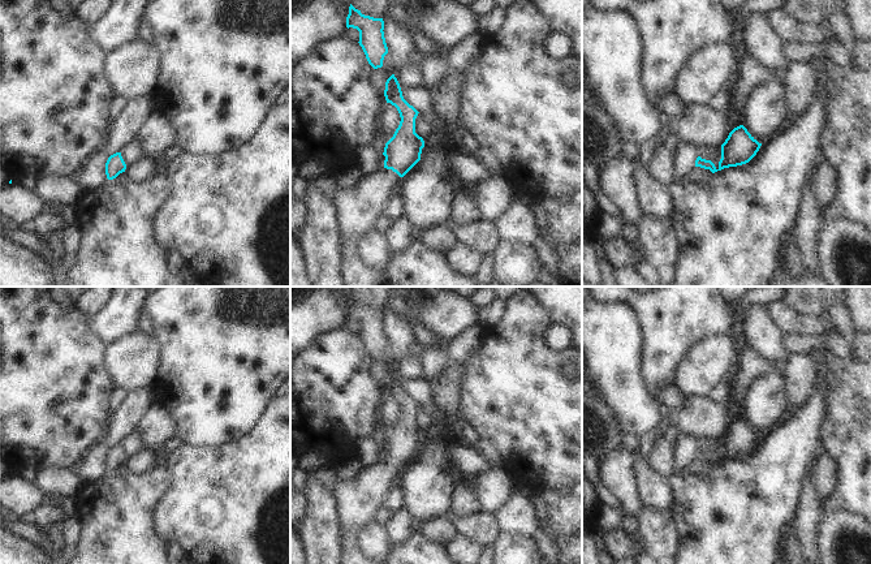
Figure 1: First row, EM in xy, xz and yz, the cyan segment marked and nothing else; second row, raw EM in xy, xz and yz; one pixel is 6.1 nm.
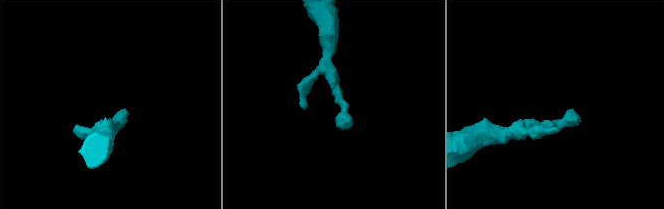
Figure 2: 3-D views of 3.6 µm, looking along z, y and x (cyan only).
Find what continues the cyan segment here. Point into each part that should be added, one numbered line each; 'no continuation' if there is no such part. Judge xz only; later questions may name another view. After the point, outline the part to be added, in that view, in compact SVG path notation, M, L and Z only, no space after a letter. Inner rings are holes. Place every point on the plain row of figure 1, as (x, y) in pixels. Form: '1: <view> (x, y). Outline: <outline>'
1: xz (357, 499). Outline: M380 460L363 469L349 481L339 479L333 490L339 521L342 530L340 564L383 564L368 559L358 547L361 528L374 521L400 468Z

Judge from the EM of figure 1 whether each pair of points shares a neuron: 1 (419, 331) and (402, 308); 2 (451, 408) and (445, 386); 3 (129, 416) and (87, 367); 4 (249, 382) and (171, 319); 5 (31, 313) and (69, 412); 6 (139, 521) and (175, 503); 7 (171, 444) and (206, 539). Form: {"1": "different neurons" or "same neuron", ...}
{"1": "same neuron", "2": "same neuron", "3": "different neurons", "4": "same neuron", "5": "same neuron", "6": "different neurons", "7": "different neurons"}

